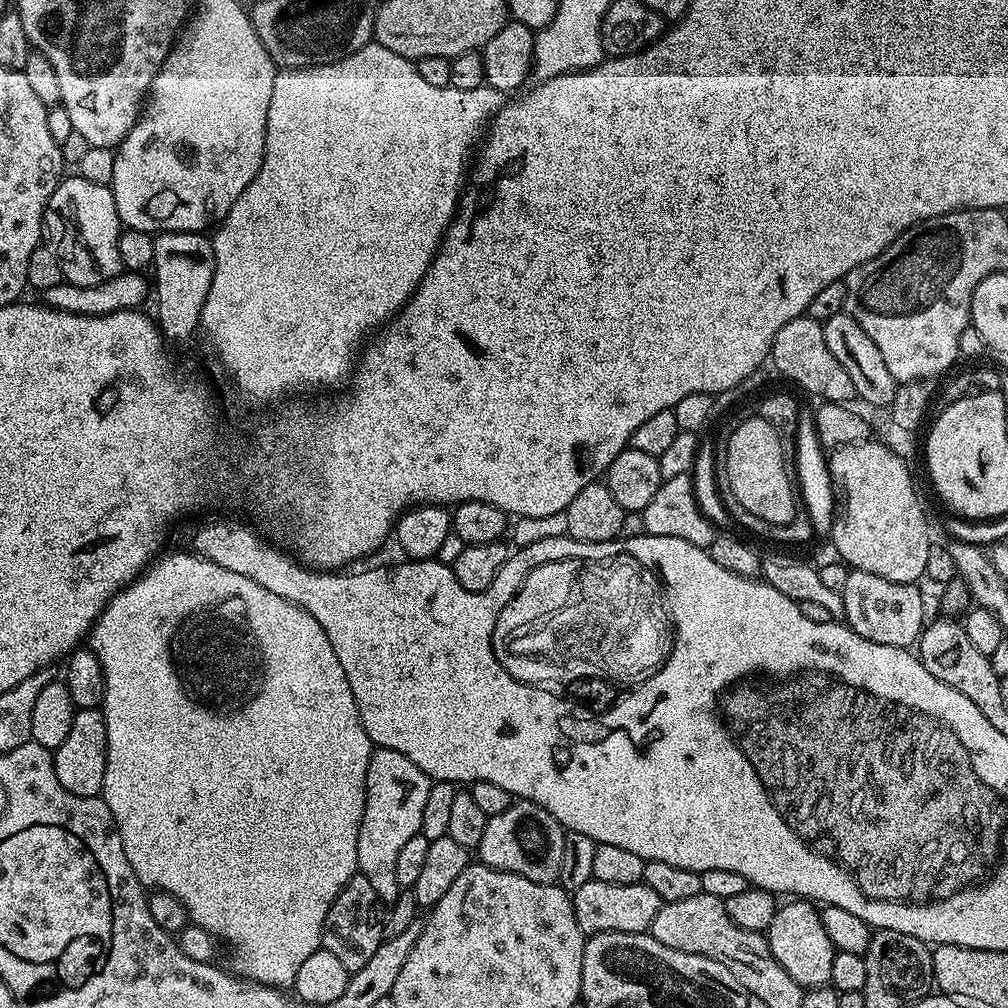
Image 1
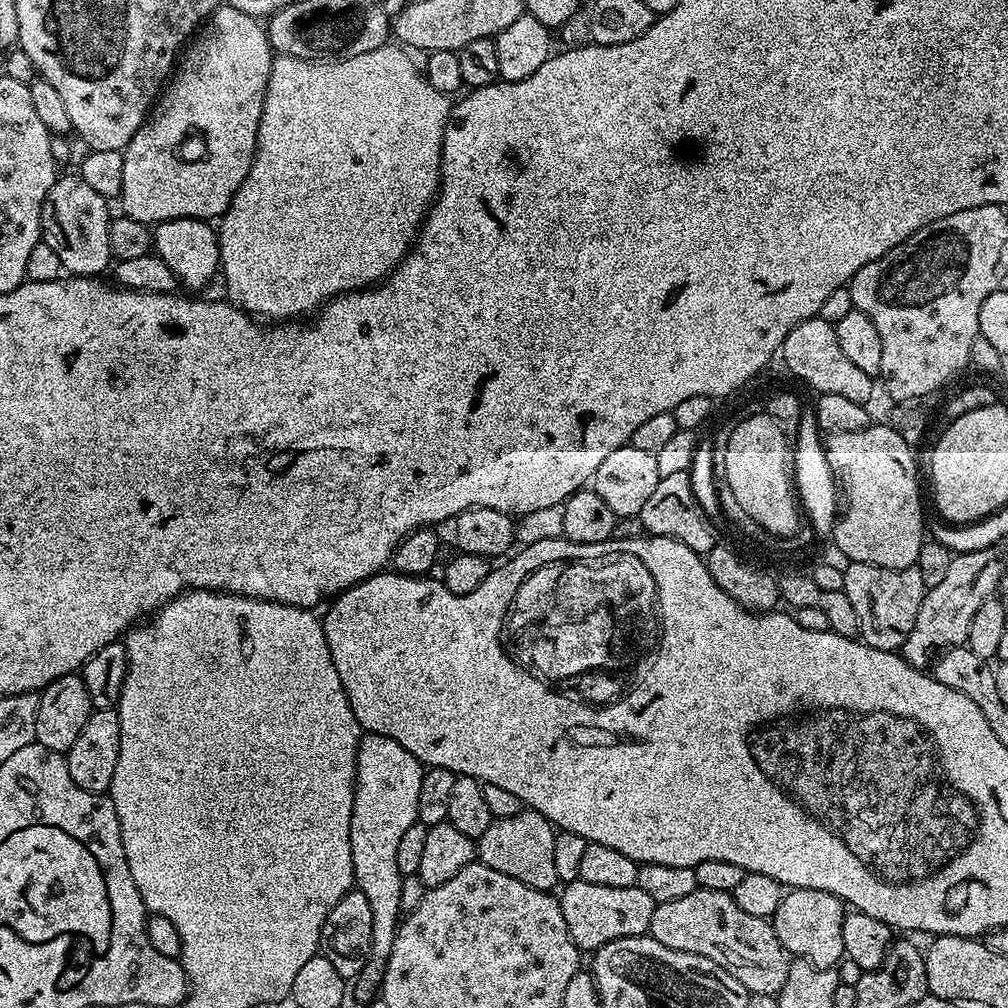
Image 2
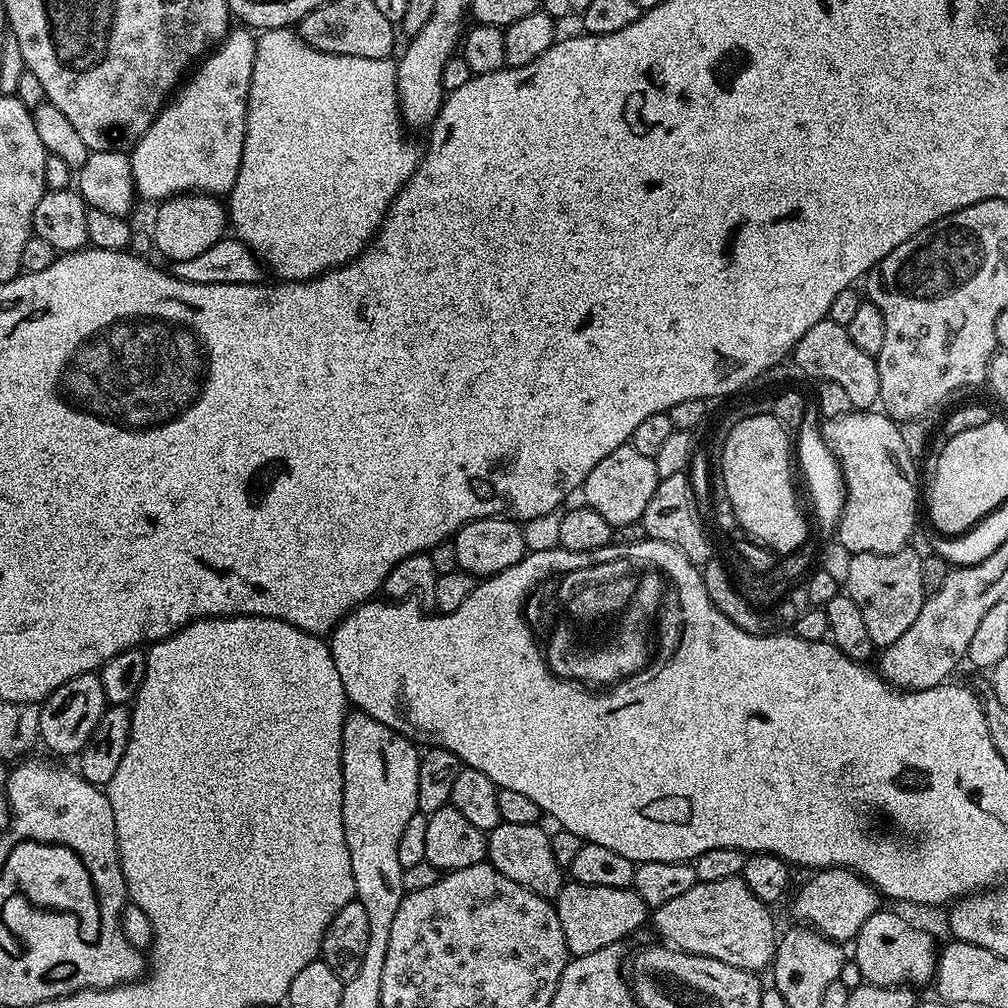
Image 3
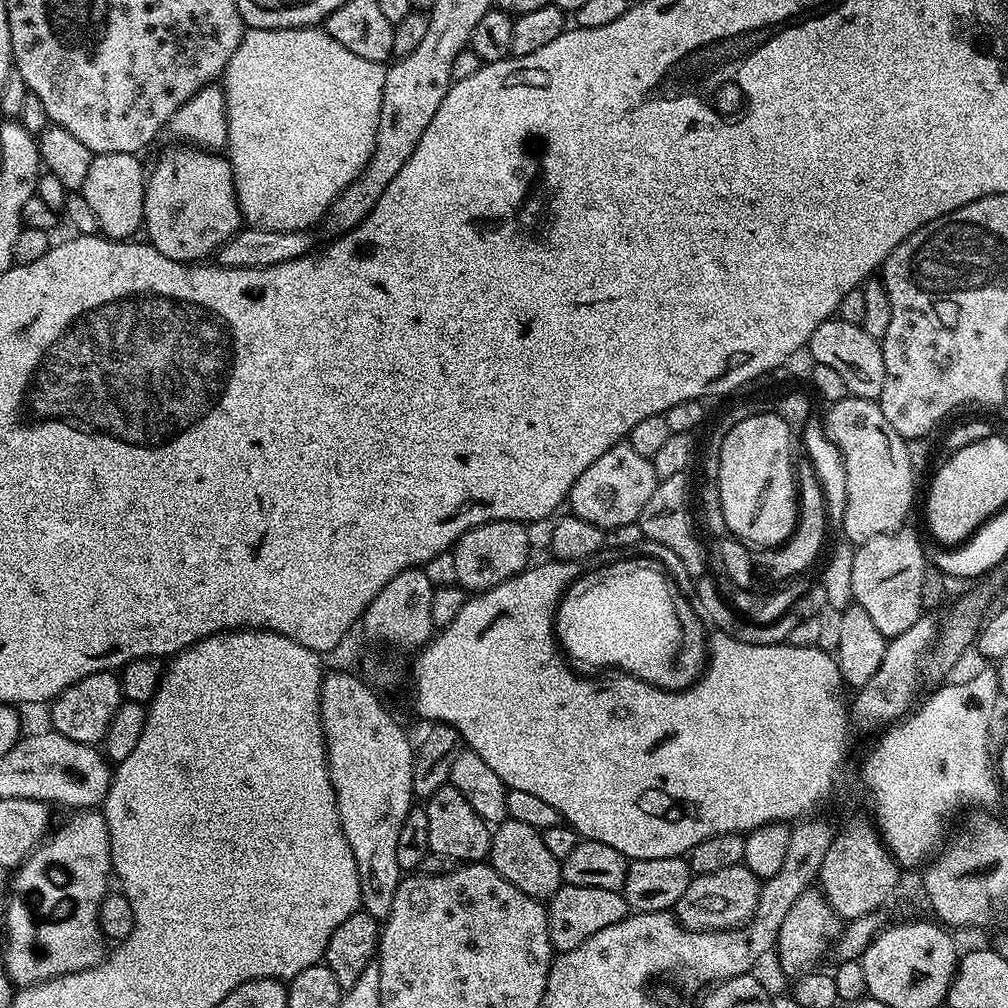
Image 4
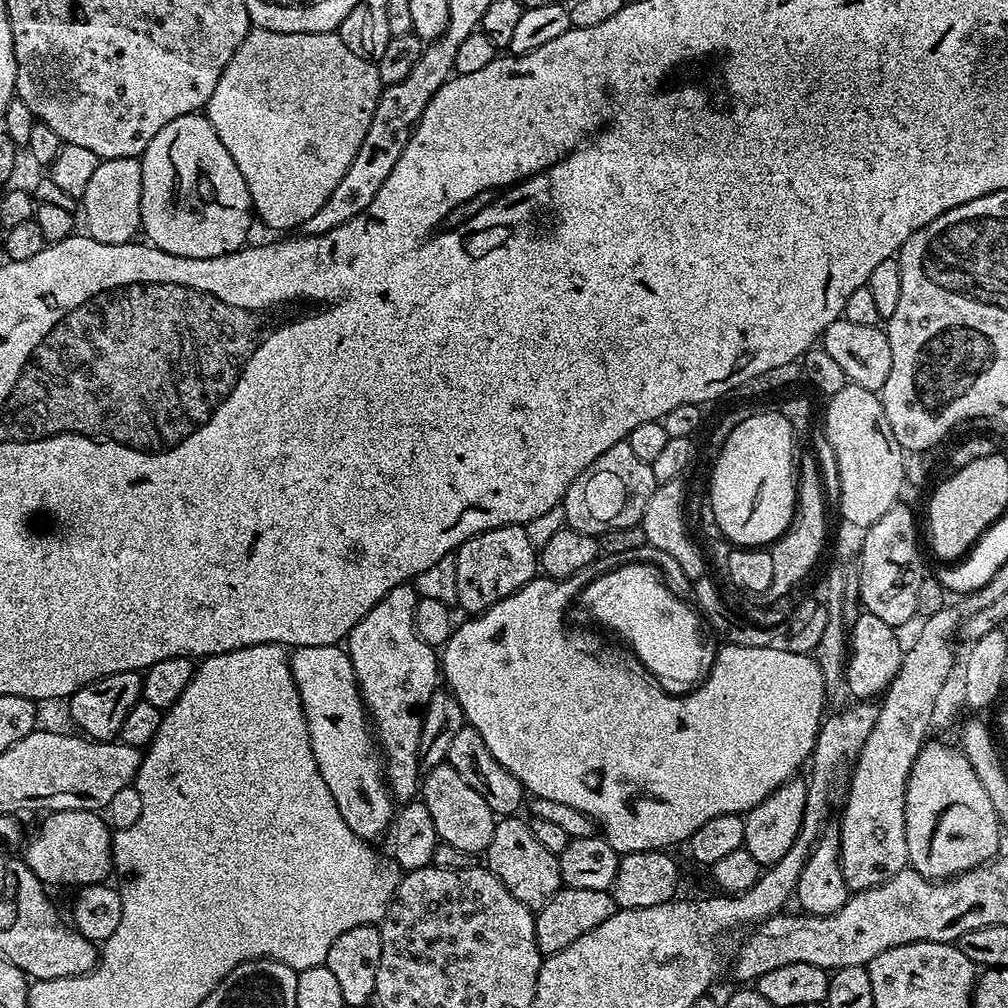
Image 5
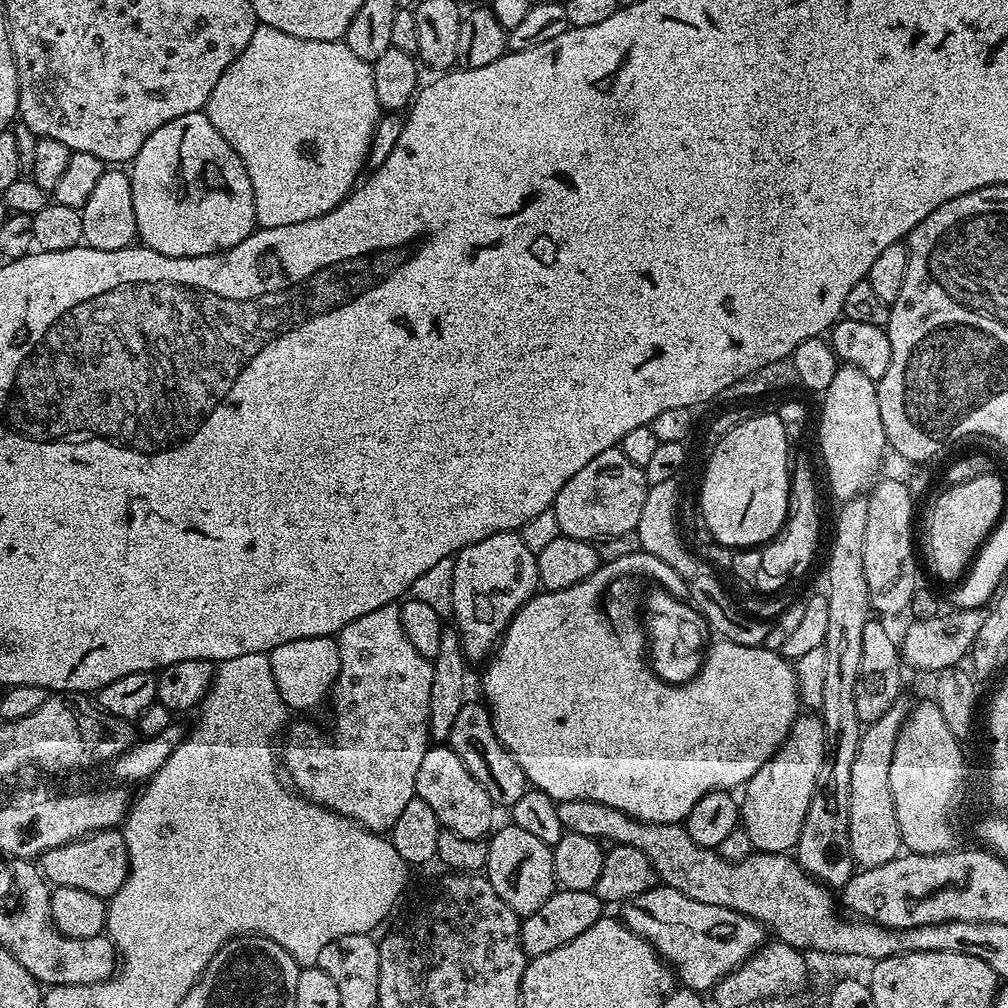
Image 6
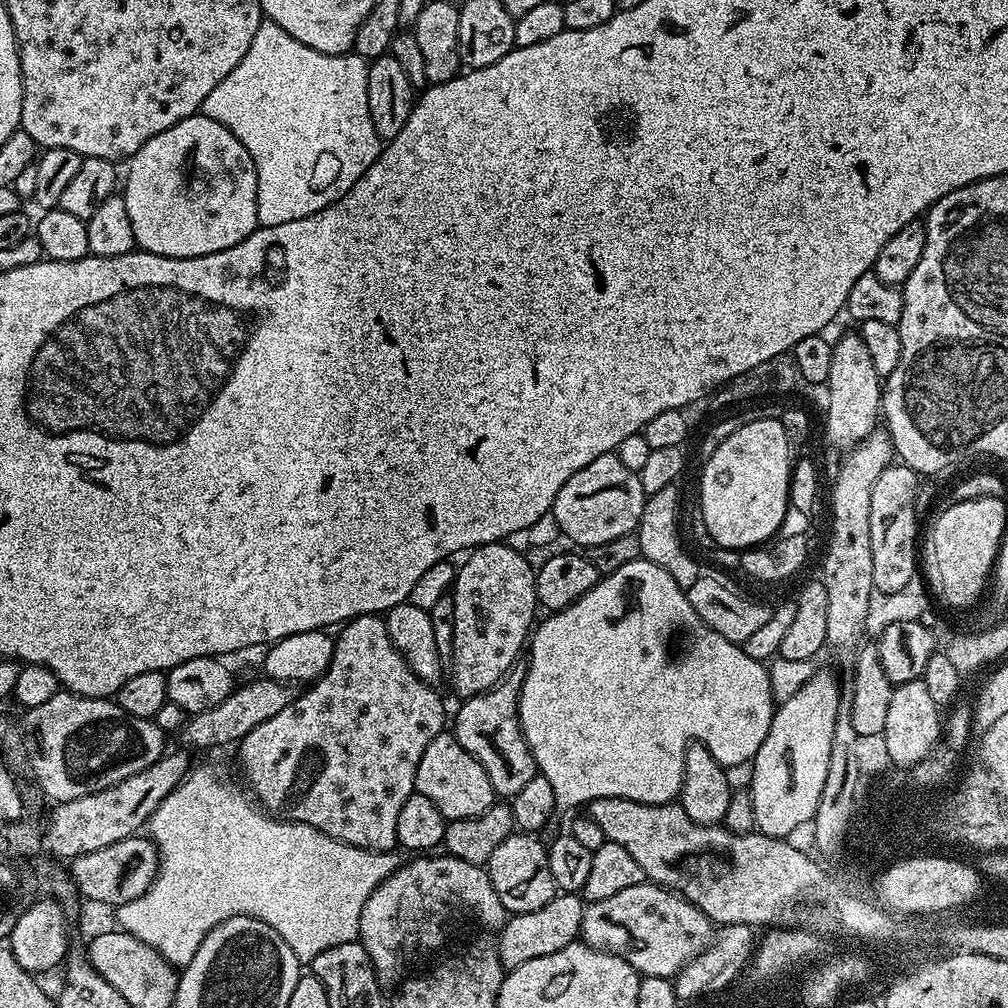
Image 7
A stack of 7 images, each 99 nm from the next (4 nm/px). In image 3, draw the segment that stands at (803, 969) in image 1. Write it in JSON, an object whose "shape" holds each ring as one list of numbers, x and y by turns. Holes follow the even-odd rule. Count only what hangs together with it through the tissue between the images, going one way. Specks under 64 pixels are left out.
{"shape":[[825,868,817,871,800,889,792,900,792,912,801,925,815,928,828,940,853,941,862,922,870,918,882,903,875,888,862,876,846,868]]}

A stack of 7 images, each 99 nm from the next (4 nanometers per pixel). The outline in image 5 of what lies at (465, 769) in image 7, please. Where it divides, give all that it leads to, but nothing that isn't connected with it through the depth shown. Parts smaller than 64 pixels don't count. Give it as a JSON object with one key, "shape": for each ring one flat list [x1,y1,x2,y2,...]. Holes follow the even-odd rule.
{"shape":[[446,762,427,769,423,773,418,796,423,800,426,810,430,810,430,818,434,818,434,830,439,843,473,854,487,853,498,817,490,810,490,806,486,806,486,798,482,798,482,794,478,794,478,790,466,782,462,773]]}

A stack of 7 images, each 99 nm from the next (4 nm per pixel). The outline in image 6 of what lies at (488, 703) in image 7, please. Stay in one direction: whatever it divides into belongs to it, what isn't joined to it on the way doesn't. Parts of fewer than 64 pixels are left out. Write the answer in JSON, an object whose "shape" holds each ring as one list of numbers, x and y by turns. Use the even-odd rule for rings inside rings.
{"shape":[[466,702,462,706,454,726,450,726,446,743,454,750,454,754,458,754,458,758,462,758,462,762,466,762,466,770,470,770,470,774,474,774,474,779,481,784,482,790,490,794,493,805,510,806,518,802,524,792,529,791,530,785,514,754,510,754,510,750,498,738,492,725,491,711,483,703,480,704]]}

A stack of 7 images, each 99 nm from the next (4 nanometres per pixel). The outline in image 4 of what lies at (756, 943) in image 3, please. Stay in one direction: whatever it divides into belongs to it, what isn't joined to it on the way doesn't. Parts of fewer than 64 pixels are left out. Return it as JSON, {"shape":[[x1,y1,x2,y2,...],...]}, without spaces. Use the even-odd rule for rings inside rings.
{"shape":[[743,862,726,866,726,870,714,870,714,874,693,875,686,894,674,909,674,915,683,928,690,932,721,932,738,928,752,919,758,906,762,881]]}

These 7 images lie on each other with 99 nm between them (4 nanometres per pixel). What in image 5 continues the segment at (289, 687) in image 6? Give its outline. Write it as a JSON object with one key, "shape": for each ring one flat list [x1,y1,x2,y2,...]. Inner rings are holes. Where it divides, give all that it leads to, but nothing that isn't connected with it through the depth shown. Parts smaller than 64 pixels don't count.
{"shape":[[340,644,330,646,302,646,289,655,288,665,294,678,294,686,298,686,298,698,302,702,302,710,306,718,306,726,310,734,310,750,314,750,314,762,318,766,318,774,322,774,322,782,326,782,326,790,334,797,334,806,338,806,338,814,342,814,342,822,358,838,376,842,380,835,389,831,394,815,394,797,386,779,386,764,378,751,370,717,360,698,360,688,356,685,356,675,352,659]]}

